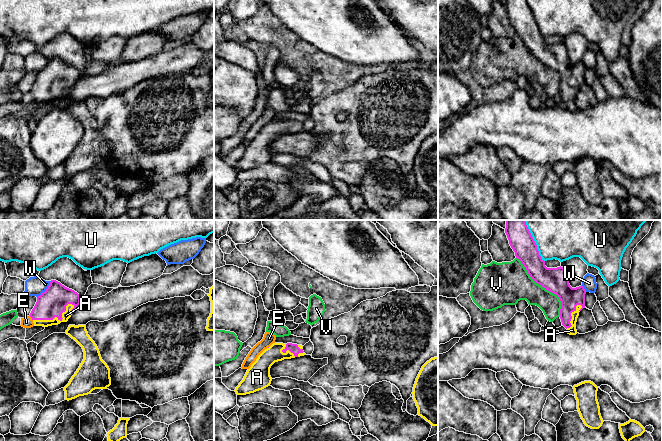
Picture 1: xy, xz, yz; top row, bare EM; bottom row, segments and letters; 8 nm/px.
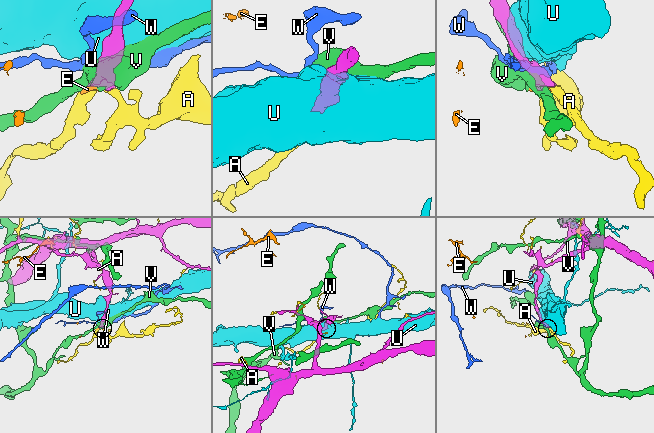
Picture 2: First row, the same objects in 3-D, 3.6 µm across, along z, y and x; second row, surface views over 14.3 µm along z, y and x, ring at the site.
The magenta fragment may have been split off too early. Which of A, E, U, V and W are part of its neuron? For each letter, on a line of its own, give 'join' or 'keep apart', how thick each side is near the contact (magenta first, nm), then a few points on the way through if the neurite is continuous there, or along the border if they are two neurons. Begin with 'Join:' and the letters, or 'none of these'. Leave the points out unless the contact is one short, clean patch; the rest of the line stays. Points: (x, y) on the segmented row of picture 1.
Join: A
A: join; 220 nm thick on the magenta side, 70 nm on the other
E: keep apart; 220 nm thick on the magenta side, 90 nm on the other; border along xy (29, 315), (32, 320)
U: keep apart; 190 nm thick on the magenta side, 500 nm on the other
V: keep apart; 200 nm thick on the magenta side, 280 nm on the other
W: keep apart; 220 nm thick on the magenta side, 160 nm on the other; border along xy (51, 281), (48, 287), (37, 297)

